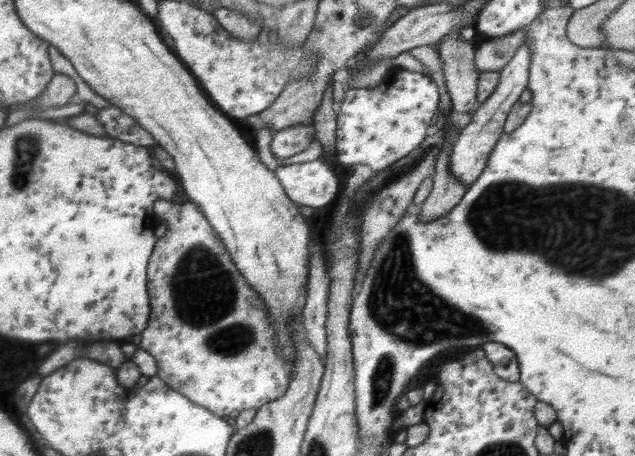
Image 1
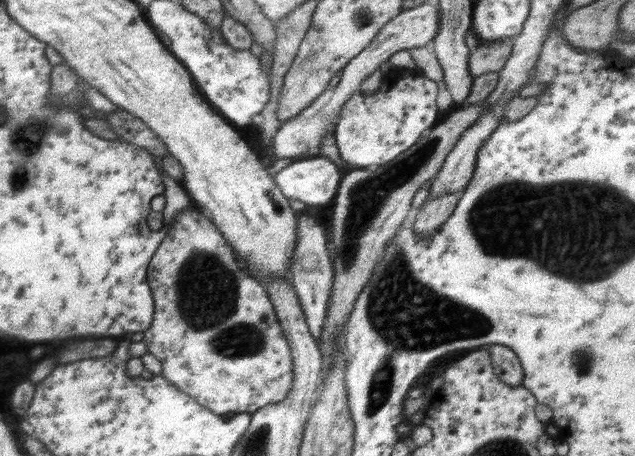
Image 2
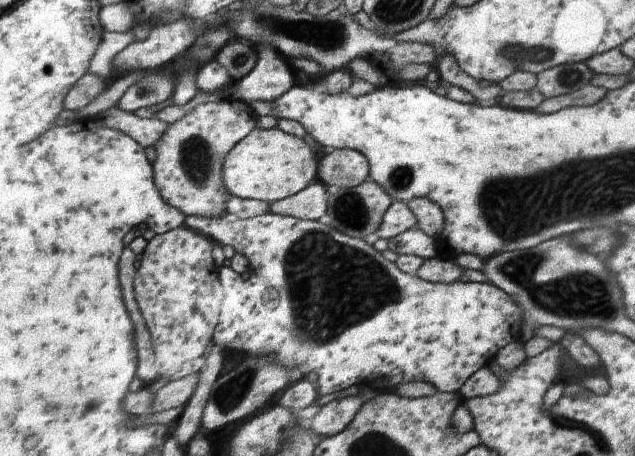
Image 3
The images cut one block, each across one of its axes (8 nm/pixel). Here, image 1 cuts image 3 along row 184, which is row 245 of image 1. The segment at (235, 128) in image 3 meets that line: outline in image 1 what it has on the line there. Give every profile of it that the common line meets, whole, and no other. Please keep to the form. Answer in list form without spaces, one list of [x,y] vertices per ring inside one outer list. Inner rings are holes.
[[[185,199],[182,204],[172,204],[169,200],[157,200],[153,204],[153,212],[158,221],[164,221],[167,224],[167,231],[164,236],[160,237],[153,248],[149,263],[147,264],[147,291],[150,297],[150,317],[144,331],[136,338],[140,349],[154,356],[157,364],[156,377],[168,387],[173,388],[176,392],[183,394],[186,398],[194,401],[196,404],[207,408],[216,416],[227,417],[232,411],[243,411],[250,408],[260,408],[273,400],[284,396],[286,389],[289,387],[291,380],[286,372],[286,361],[283,352],[278,350],[274,326],[270,324],[268,309],[262,304],[263,300],[244,279],[240,271],[235,267],[233,260],[230,258],[227,248],[221,241],[219,234],[212,228],[212,225],[206,220],[201,208],[190,200]]]

